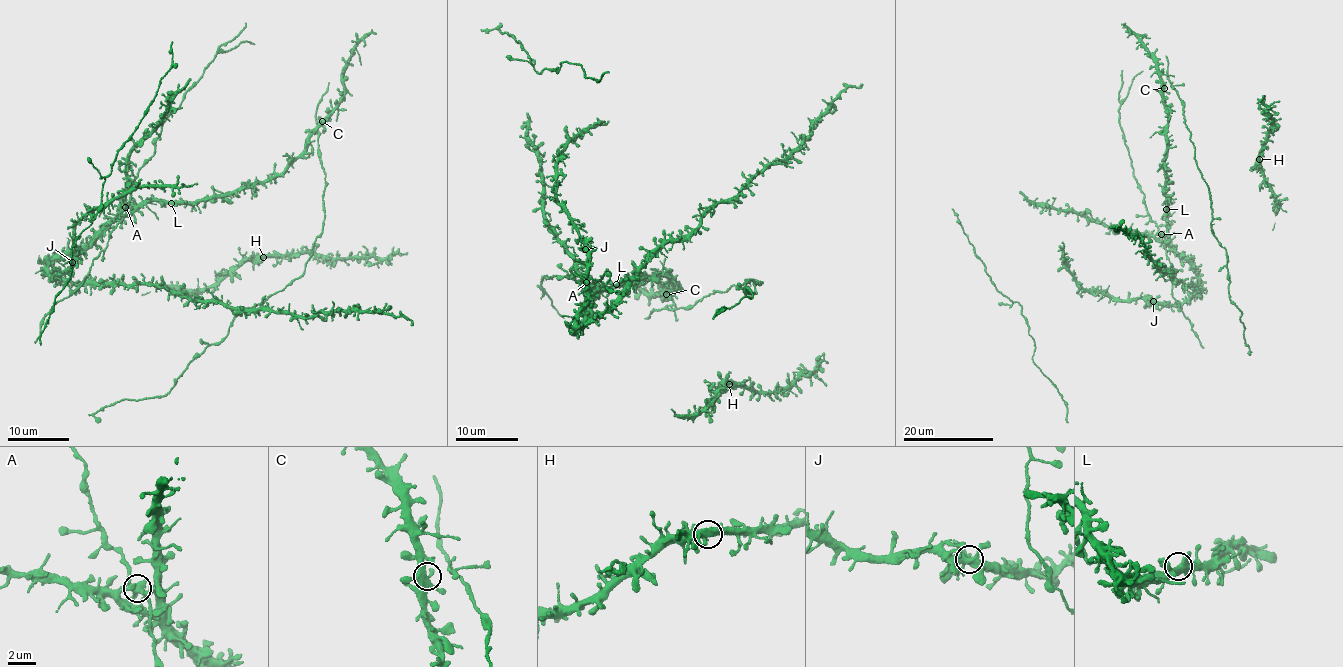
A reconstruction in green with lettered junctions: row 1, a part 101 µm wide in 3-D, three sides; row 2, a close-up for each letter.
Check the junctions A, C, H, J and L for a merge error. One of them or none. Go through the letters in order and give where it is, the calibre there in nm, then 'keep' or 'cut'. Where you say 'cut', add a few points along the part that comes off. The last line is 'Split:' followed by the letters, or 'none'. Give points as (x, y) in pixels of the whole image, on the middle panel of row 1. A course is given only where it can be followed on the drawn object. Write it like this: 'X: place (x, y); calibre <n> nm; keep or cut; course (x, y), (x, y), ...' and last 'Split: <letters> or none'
A: place (586, 282); calibre 380 nm; keep
C: place (666, 294); calibre 440 nm; keep
H: place (729, 384); calibre 400 nm; keep
J: place (585, 249); calibre 440 nm; keep
L: place (616, 284); calibre 440 nm; keep
Split: none

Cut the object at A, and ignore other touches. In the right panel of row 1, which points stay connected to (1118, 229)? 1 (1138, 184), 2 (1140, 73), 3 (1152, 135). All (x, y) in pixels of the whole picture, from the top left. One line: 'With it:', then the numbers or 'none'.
With it: 3

